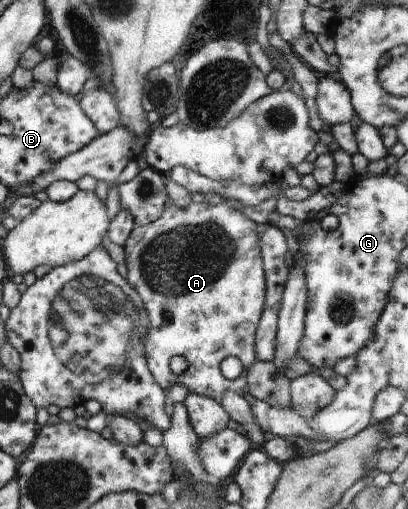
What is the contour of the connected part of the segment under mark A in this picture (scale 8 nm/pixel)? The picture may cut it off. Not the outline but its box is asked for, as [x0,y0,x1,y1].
[124,200,266,403]

